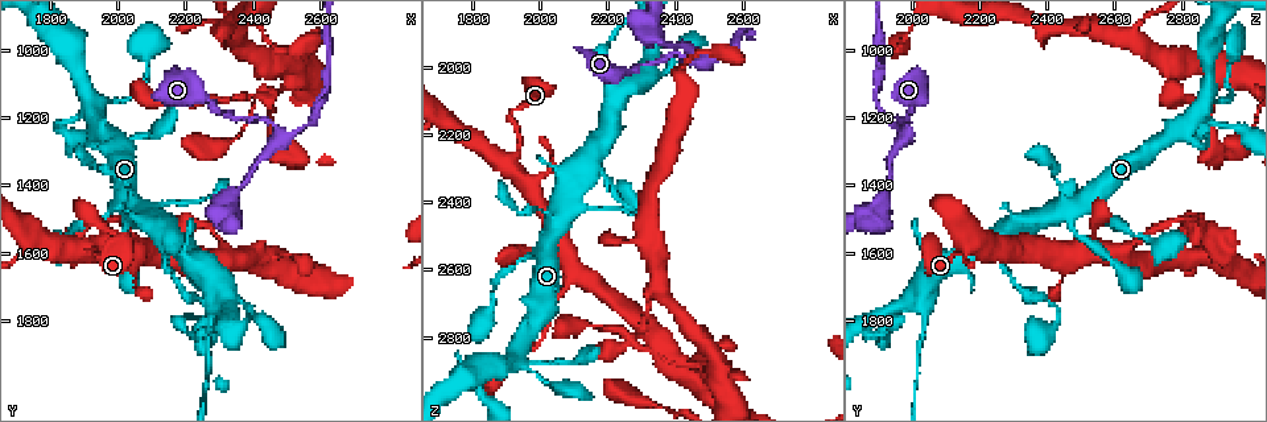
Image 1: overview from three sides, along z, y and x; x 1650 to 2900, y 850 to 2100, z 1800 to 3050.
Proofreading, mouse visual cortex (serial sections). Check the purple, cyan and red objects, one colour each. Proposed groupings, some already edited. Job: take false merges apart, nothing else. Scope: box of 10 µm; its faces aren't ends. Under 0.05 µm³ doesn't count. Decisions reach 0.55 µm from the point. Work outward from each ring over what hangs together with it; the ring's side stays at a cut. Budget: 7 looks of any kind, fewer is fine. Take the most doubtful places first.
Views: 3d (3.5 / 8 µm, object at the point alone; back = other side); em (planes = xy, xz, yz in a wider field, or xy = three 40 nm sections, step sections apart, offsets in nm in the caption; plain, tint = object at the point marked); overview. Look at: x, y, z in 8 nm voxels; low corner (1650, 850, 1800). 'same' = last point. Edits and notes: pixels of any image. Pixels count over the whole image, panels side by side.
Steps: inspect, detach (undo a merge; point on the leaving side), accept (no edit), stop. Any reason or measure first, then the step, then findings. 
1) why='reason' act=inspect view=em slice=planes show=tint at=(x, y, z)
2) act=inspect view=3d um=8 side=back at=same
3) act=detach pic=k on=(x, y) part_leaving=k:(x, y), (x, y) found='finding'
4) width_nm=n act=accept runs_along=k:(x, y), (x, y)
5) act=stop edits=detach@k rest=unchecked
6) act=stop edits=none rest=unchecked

why='sharp bend' act=inspect view=3d um=8 at=(2490, 1260, 1990)

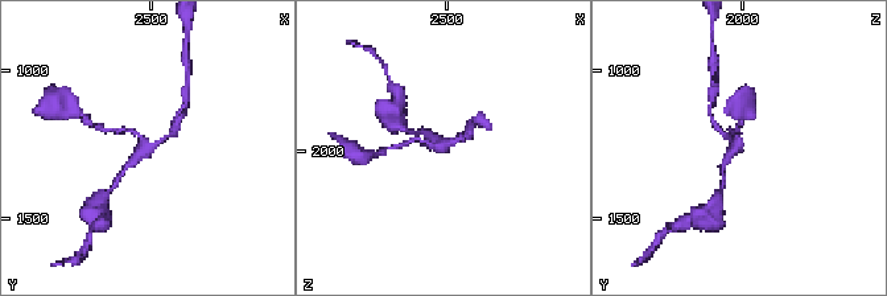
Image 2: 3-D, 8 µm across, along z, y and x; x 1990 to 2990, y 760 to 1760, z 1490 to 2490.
why='closer look' act=inspect view=3d um=3.5 side=back at=same

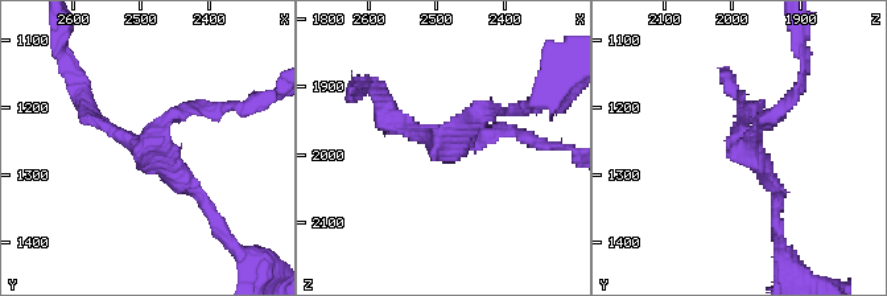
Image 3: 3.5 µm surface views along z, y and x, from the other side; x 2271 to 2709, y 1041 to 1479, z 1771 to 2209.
act=inspect view=em slice=xy step=3 show=tint at=(2490, 1250, 1985)

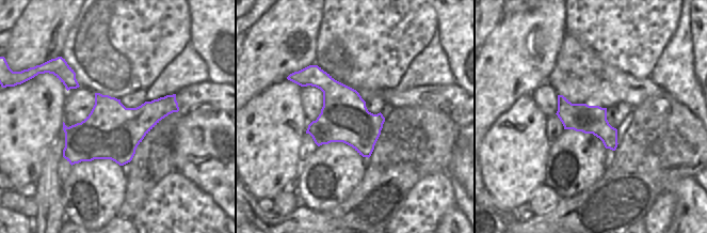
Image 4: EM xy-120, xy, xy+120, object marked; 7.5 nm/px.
arms=3 arm_widths_nm=150,150,200 act=accept runs_along=4:(560, 97), (613, 146) found='one cell here'

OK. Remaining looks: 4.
why='branch point' act=inspect view=3d um=3.5 at=(2140, 1600, 2250)

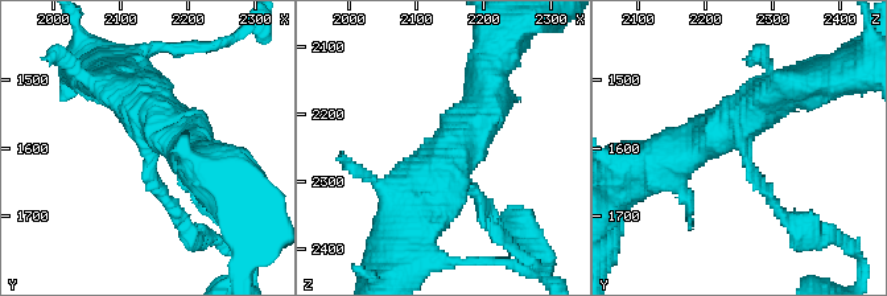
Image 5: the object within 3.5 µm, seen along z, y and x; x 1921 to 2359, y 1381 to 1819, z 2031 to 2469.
arms=3 arm_widths_nm=150,500,500 act=inspect view=em slice=xy step=5 show=tint at=(2150, 1595, 2250)

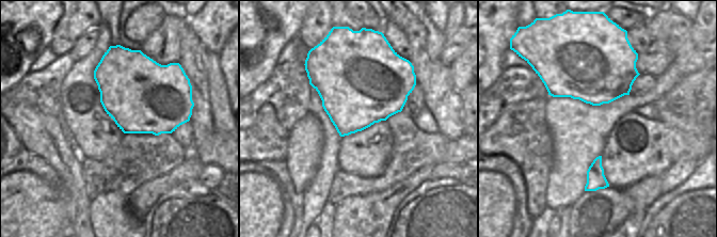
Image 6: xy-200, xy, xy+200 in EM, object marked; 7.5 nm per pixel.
width_nm=600 act=accept runs_along=5:(413, 206), (487, 109), (487, 78) found='all the same cell'

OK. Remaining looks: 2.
why='calibre changes' act=inspect view=3d um=3.5 at=(2280, 1810, 2030)

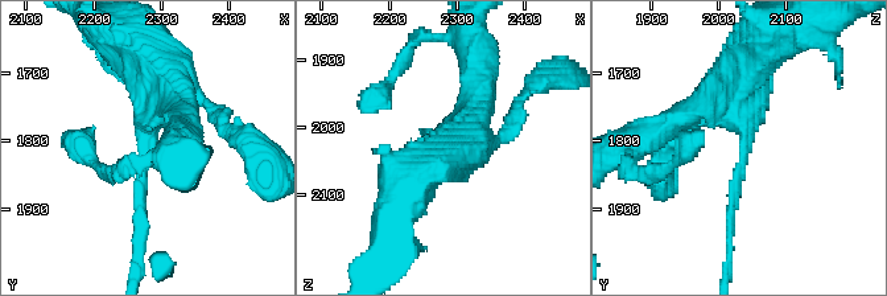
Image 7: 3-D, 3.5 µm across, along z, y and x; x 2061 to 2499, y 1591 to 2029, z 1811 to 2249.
arm_widths_nm=100,600 act=inspect view=em slice=xy step=3 show=tint at=(2280, 1810, 2040)

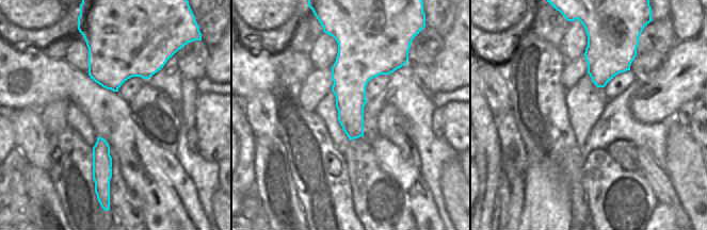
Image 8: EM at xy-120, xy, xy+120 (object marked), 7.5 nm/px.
act=detach pic=7 on=(144, 223) border=8:(98, 137), (102, 154), (111, 166) found='a second cell is stuck on'

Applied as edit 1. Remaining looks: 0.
act=stop edits=detach@7 rest=unchecked

